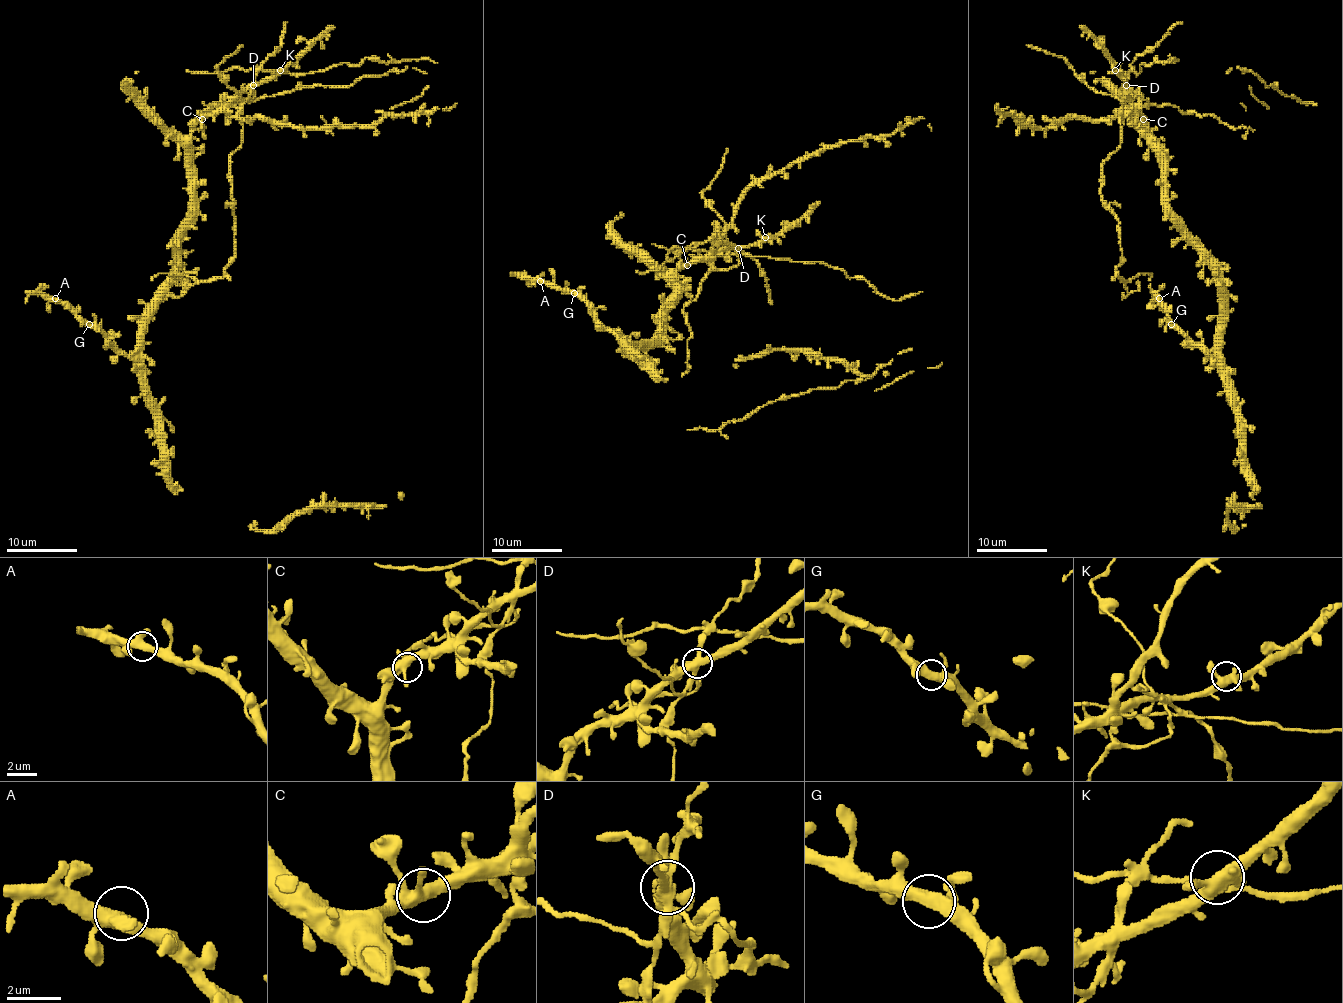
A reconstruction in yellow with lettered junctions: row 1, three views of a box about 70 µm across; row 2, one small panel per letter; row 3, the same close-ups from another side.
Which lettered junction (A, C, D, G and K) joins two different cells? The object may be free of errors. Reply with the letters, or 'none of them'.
D

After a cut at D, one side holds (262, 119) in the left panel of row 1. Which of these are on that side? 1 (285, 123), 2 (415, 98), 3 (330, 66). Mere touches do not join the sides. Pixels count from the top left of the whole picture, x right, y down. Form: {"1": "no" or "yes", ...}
{"1": "yes", "2": "no", "3": "no"}

